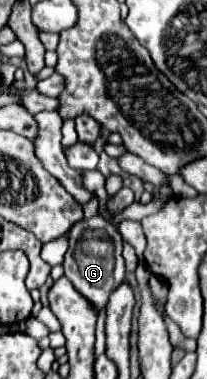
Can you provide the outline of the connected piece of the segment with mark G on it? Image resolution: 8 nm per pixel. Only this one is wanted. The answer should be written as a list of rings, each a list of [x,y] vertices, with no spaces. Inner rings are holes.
[[[99,212],[93,218],[83,218],[81,222],[75,222],[75,226],[71,226],[69,230],[69,248],[63,262],[65,276],[97,310],[101,310],[107,304],[109,294],[115,290],[115,286],[121,286],[125,280],[123,256],[115,250],[115,244],[109,232],[115,232],[115,240],[121,240],[111,218],[105,218]],[[91,224],[101,224],[101,230],[93,228]]]

